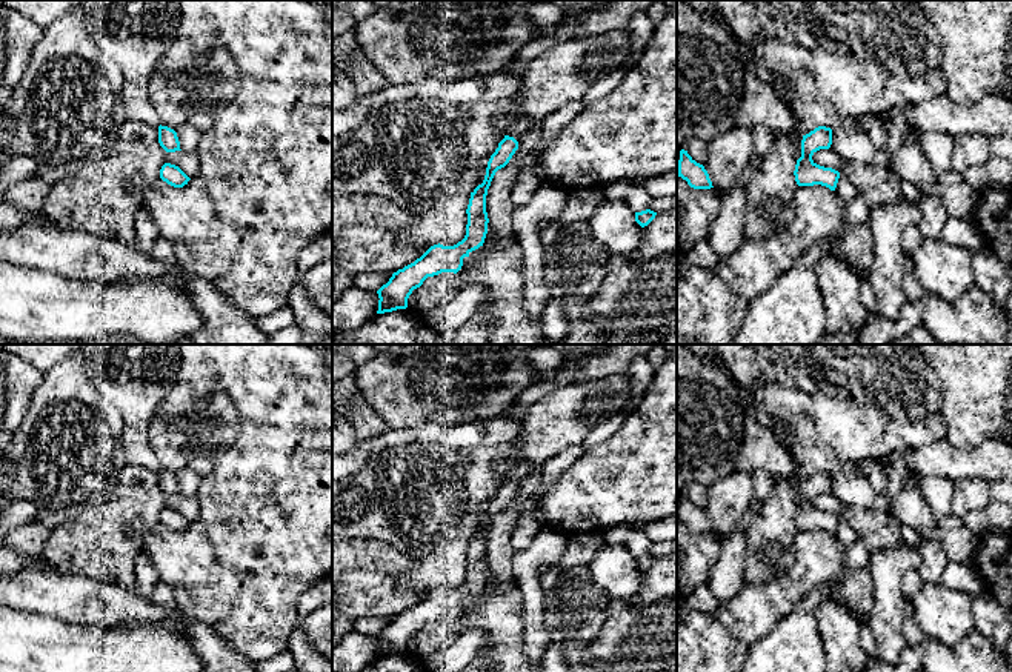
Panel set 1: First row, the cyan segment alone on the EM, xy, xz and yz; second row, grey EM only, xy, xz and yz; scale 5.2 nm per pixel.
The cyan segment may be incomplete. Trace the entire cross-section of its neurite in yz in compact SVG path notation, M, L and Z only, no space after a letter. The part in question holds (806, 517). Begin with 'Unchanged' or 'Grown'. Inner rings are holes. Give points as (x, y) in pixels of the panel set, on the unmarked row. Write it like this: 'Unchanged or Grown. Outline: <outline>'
Unchanged. Outline: M818 471L801 484L801 501L795 509L795 526L798 531L821 529L835 535L840 517L832 512L824 512L812 504L812 500L820 494L829 494L832 489L832 474Z

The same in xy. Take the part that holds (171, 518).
Unchanged. Outline: M171 507L161 511L160 523L174 532L183 532L191 524L178 511Z

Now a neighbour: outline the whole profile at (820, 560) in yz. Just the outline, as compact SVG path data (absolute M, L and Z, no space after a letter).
M798 531L795 560L780 581L744 581L740 592L721 601L715 617L743 644L766 635L814 589L826 586L827 601L854 614L861 623L871 614L871 574L867 567L846 566L844 547L826 531Z

